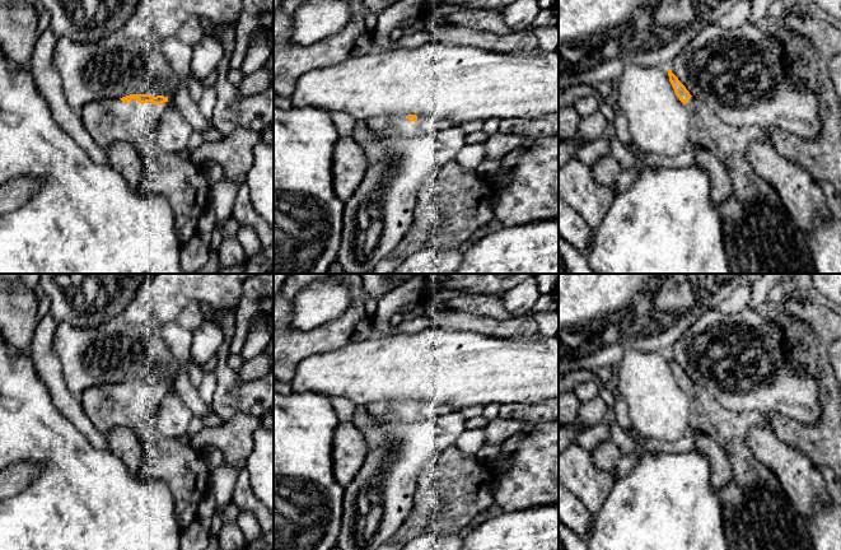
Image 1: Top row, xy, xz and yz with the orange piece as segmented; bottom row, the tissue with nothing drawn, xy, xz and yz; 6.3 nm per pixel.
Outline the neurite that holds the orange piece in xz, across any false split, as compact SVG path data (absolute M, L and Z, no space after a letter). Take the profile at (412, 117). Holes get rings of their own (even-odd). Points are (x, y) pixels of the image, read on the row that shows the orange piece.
M408 115L406 117L378 116L366 121L369 130L378 139L422 136L430 131L441 130L453 125L444 118Z

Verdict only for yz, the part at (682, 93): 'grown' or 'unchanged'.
grown

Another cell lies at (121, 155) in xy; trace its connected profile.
M116 141L106 150L107 164L120 172L130 187L139 187L142 176L142 159L134 144Z

